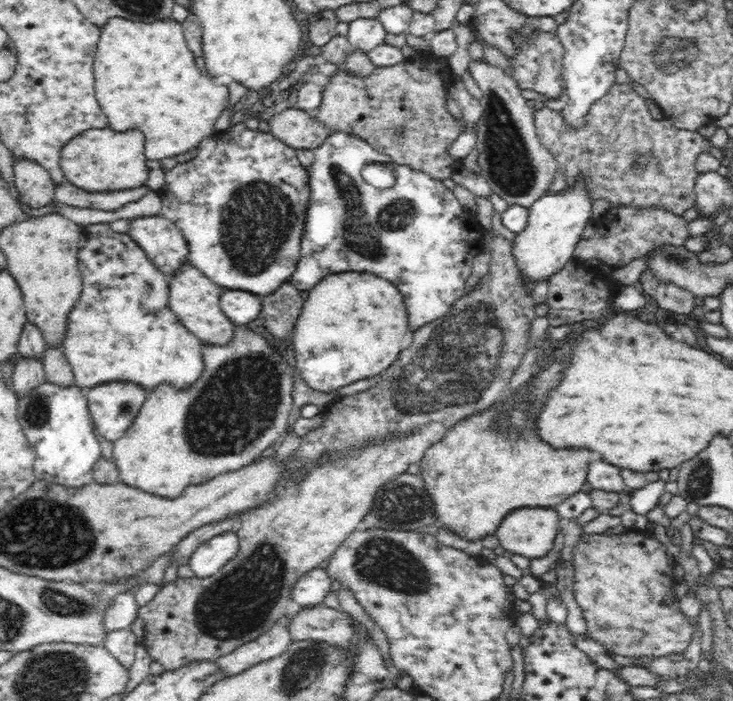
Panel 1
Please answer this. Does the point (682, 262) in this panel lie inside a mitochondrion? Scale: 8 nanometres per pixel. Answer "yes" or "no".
yes

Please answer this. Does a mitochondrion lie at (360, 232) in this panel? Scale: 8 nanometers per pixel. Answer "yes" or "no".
yes

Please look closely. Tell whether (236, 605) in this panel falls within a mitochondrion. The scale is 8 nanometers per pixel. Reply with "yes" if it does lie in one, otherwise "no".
yes

